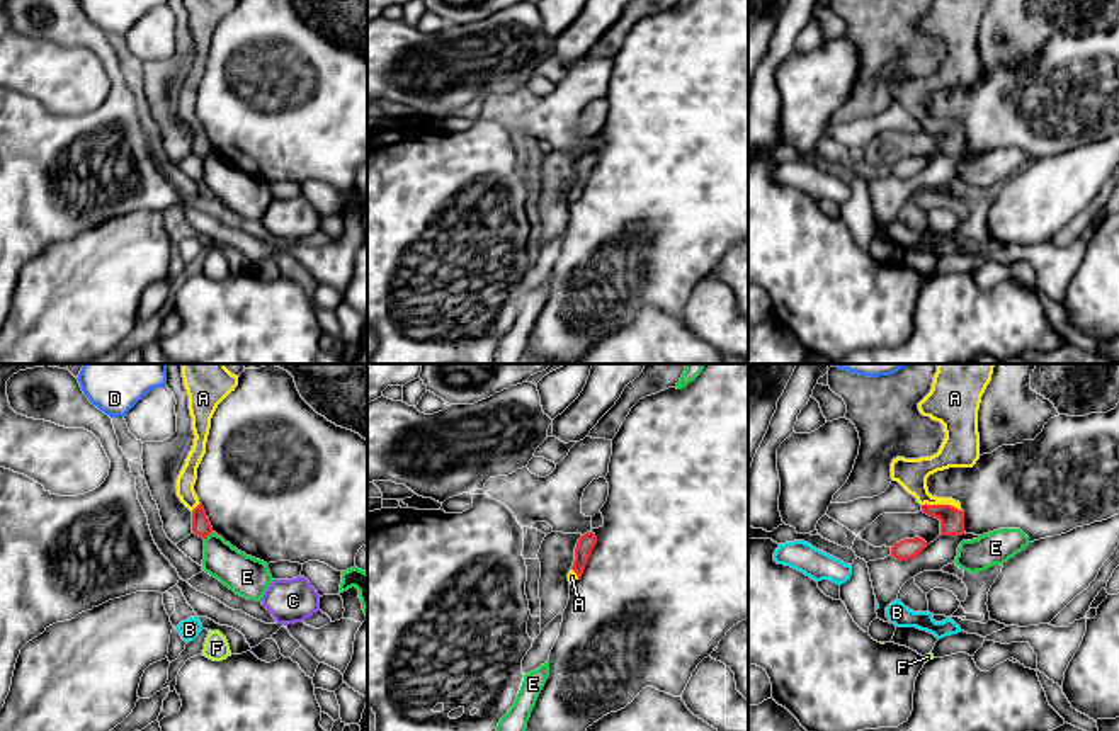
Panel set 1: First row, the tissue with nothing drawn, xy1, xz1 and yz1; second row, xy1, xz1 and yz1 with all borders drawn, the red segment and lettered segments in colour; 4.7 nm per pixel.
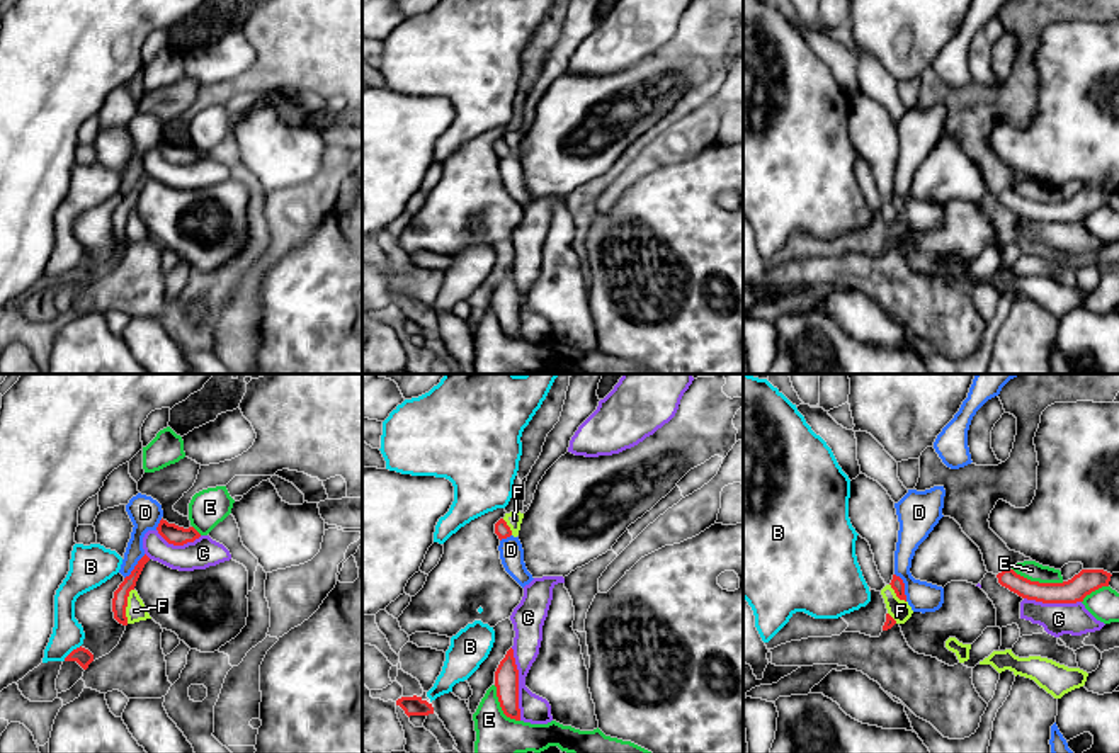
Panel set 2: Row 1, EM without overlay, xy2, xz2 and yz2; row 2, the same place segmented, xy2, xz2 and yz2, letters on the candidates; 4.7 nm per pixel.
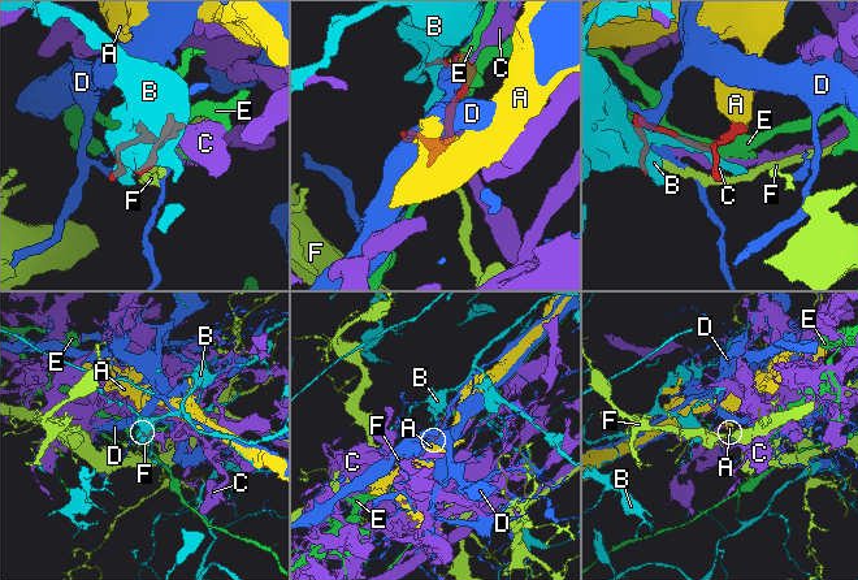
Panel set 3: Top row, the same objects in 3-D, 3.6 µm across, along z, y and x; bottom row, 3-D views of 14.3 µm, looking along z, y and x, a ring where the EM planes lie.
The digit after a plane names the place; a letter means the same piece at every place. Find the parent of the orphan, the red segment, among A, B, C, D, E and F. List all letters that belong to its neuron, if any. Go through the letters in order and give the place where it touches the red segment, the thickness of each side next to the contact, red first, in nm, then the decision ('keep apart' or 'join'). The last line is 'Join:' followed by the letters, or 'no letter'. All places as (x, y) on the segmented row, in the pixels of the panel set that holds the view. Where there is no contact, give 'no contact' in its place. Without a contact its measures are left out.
A: meets red in yz1 at (941, 505); 110 nm thick on the red side, 150 nm on the other; join
B: meets red in xy2 at (72, 651); 80 nm thick on the red side, 150 nm on the other; keep apart
C: meets red in xz2 at (517, 684); 110 nm thick on the red side, 140 nm on the other; keep apart
D: meets red in yz2 at (903, 587); 70 nm thick on the red side, 140 nm on the other; keep apart
E: meets red in yz2 at (1038, 582); 120 nm thick on the red side, 90 nm on the other; keep apart
F: meets red in xy2 at (126, 605); 80 nm thick on the red side, 90 nm on the other; keep apart
Join: A

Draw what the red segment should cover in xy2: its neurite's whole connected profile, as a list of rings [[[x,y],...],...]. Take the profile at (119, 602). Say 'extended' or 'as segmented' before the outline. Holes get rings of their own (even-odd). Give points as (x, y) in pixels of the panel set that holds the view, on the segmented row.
as segmented | [[[145,554],[138,561],[138,564],[131,571],[131,575],[126,576],[124,581],[119,585],[119,588],[114,592],[114,598],[112,598],[114,619],[122,626],[128,626],[126,607],[128,607],[129,592],[134,590],[136,581],[148,561],[150,561],[150,558]]]

